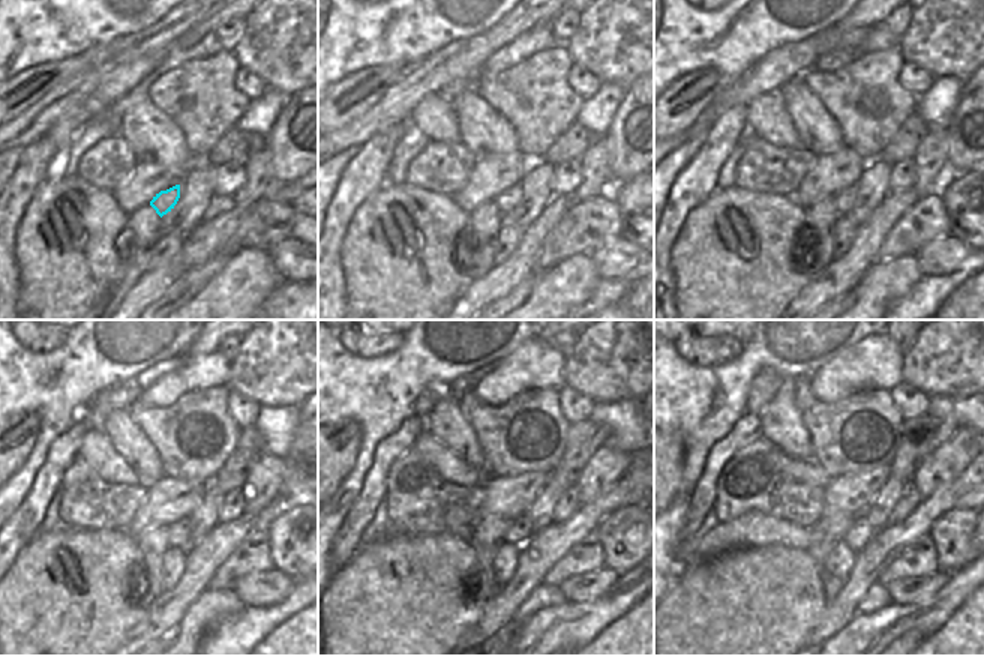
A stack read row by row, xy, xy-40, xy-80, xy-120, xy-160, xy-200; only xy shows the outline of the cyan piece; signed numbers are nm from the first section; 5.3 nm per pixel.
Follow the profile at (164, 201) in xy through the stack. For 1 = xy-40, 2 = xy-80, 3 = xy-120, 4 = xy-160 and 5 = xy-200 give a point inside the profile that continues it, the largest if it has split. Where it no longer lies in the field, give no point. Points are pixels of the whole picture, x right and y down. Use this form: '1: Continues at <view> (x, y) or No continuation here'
1: Continues at xy-40 (507, 200)
2: Continues at xy-80 (845, 200)
3: Continues at xy-120 (179, 532)
4: Continues at xy-160 (519, 530)
5: Continues at xy-200 (861, 532)

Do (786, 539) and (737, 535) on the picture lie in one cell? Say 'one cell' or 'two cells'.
one cell

